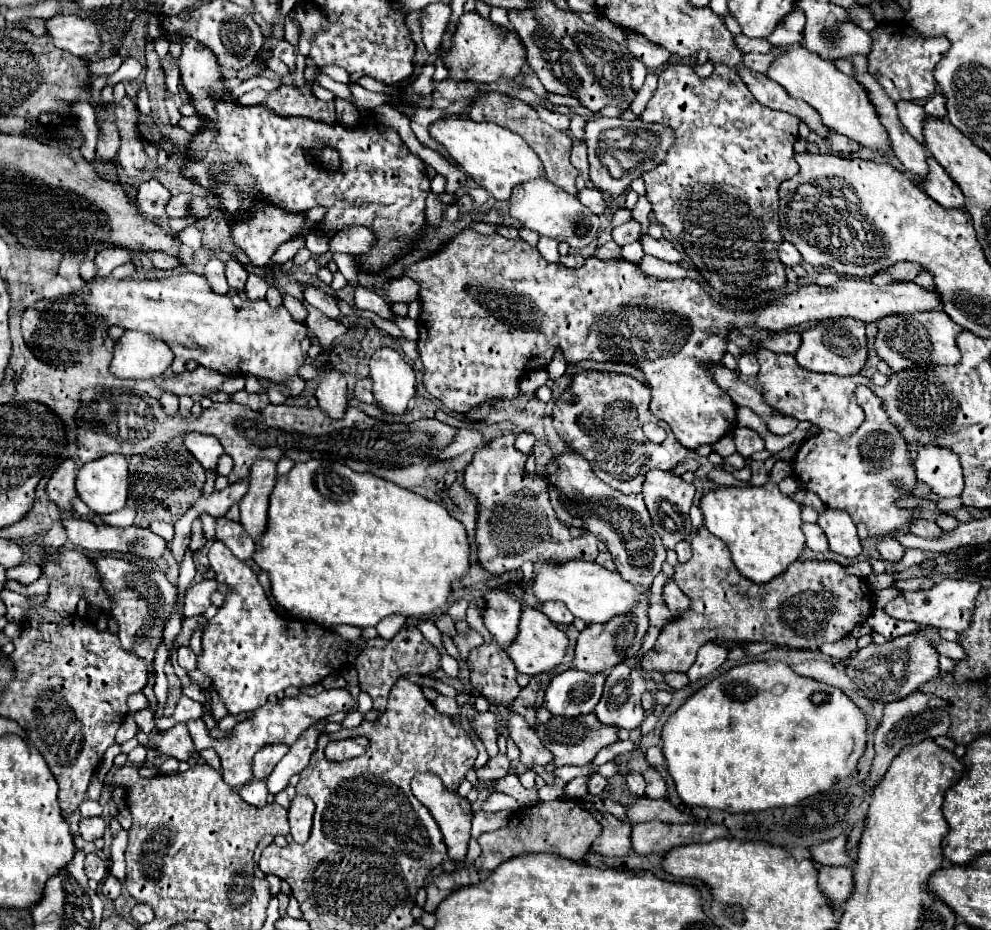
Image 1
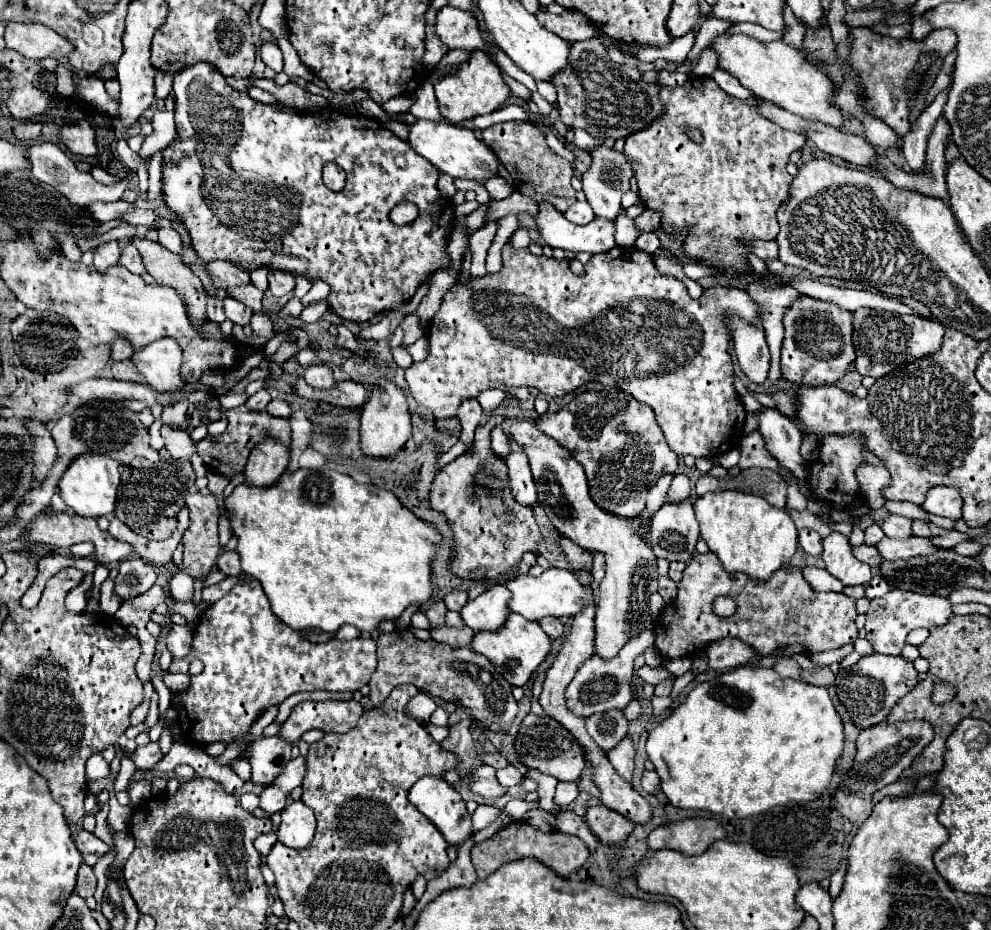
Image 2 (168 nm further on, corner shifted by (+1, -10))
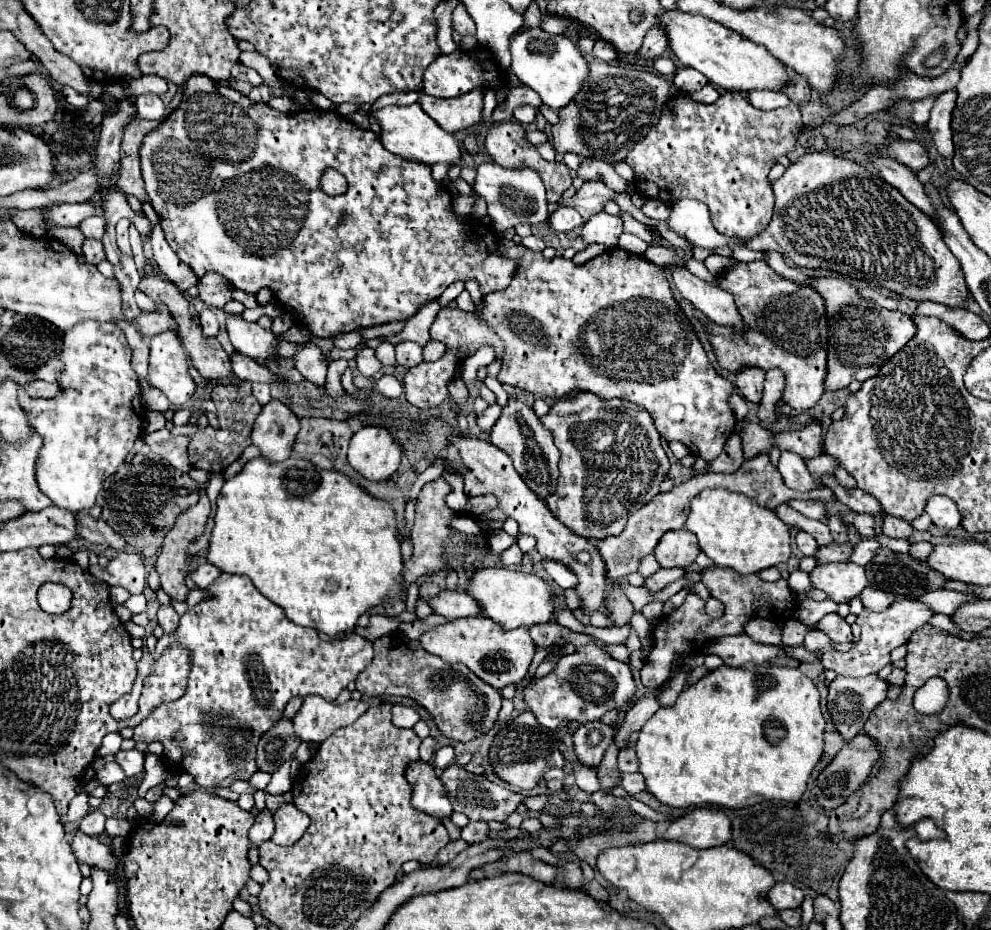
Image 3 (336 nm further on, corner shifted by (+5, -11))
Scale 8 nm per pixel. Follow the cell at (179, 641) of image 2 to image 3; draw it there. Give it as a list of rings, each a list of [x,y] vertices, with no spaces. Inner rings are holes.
[[[160,606],[158,608],[158,624],[164,628],[164,632],[172,632],[178,626],[178,614],[172,610],[172,606]]]

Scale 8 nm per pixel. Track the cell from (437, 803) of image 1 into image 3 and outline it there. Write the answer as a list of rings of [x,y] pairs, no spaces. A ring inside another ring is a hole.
[[[422,760],[410,762],[410,766],[406,766],[406,780],[414,790],[412,794],[414,808],[436,818],[452,816],[452,806],[446,798],[444,786],[428,762]]]

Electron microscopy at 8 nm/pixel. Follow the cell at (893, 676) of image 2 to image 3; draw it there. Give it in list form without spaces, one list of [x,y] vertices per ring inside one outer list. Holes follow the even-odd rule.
[[[870,674],[866,678],[846,678],[846,676],[838,676],[836,680],[830,682],[828,686],[828,712],[832,714],[834,726],[836,730],[842,734],[844,740],[854,738],[856,734],[862,732],[864,728],[864,720],[868,718],[868,714],[882,702],[886,700],[886,690],[888,690],[888,682],[880,680],[876,674]]]

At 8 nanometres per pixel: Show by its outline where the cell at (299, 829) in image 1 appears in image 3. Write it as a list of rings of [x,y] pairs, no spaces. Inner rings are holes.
[[[282,804],[274,814],[274,824],[276,824],[276,830],[274,830],[272,842],[278,846],[292,846],[304,836],[310,824],[310,818],[294,804]]]

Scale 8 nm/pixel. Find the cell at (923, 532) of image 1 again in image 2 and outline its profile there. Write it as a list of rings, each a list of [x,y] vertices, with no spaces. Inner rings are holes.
[[[892,515],[892,517],[884,519],[880,527],[882,527],[882,531],[884,531],[888,537],[892,537],[892,539],[904,541],[904,539],[914,537],[914,535],[912,535],[912,521],[906,519],[906,517],[902,517],[902,515]]]

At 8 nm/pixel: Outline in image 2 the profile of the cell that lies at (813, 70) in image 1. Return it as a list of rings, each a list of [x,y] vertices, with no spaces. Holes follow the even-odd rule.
[[[720,35],[712,41],[712,47],[718,51],[720,69],[726,69],[738,77],[738,81],[748,87],[754,97],[762,97],[804,119],[824,121],[836,129],[844,127],[846,117],[834,105],[834,85],[830,85],[830,79],[818,67],[814,67],[802,51],[786,45],[784,41],[762,43],[746,35]]]

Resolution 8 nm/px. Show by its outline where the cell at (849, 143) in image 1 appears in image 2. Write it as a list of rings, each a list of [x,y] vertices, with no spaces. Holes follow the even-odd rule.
[[[940,117],[932,135],[930,135],[930,139],[928,139],[926,169],[922,173],[914,173],[914,171],[906,173],[906,171],[894,167],[894,163],[884,153],[876,155],[878,159],[874,161],[872,169],[882,173],[896,187],[910,189],[910,191],[916,191],[920,195],[946,201],[950,197],[948,189],[946,189],[946,183],[944,183],[944,169],[946,169],[944,147],[946,147],[948,139],[950,139],[950,125],[944,117]]]

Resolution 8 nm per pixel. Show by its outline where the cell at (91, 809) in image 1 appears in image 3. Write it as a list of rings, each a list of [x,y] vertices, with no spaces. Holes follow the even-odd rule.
[[[94,810],[94,812],[88,812],[82,822],[80,822],[80,830],[88,836],[92,834],[100,834],[104,832],[104,822],[106,822],[106,816],[100,812],[100,810]]]

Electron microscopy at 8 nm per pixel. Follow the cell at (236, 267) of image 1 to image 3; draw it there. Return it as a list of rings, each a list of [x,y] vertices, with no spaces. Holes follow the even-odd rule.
[[[228,314],[226,330],[236,352],[250,358],[278,360],[278,340],[270,330],[264,330],[256,322],[246,322],[238,314]]]

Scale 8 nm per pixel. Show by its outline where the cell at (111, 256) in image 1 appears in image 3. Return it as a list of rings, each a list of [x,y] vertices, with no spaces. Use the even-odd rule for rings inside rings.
[[[84,238],[82,250],[84,250],[86,262],[90,262],[90,264],[100,264],[100,262],[106,258],[106,254],[104,254],[104,246],[102,246],[102,242],[100,242],[100,240]]]

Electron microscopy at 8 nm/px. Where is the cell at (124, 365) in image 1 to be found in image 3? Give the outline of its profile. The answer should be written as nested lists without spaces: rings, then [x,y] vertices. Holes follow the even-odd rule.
[[[162,332],[152,338],[148,382],[162,390],[176,408],[188,404],[196,392],[188,368],[186,350],[174,332]]]

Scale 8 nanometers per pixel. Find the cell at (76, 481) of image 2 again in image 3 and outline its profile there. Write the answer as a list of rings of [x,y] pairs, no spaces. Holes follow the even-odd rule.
[[[78,322],[78,326],[74,326],[74,330],[68,330],[62,334],[62,352],[60,352],[60,360],[62,360],[62,370],[60,370],[60,378],[56,380],[58,386],[60,386],[60,394],[56,398],[32,398],[32,402],[28,406],[24,406],[24,414],[30,422],[30,426],[34,428],[36,434],[42,436],[42,450],[38,452],[38,458],[36,458],[36,466],[34,466],[34,476],[36,476],[36,482],[38,482],[38,488],[40,492],[44,492],[46,496],[50,496],[50,500],[58,506],[58,508],[64,508],[64,510],[70,510],[70,512],[80,512],[80,510],[88,510],[94,506],[96,502],[96,496],[98,492],[102,490],[102,484],[104,480],[114,474],[118,470],[118,466],[124,462],[126,454],[132,450],[136,438],[142,434],[144,430],[144,402],[142,402],[142,394],[140,394],[140,382],[138,382],[138,376],[136,372],[132,370],[132,354],[130,354],[130,346],[128,346],[128,340],[124,336],[124,332],[116,326],[116,324],[102,324],[102,322]]]

